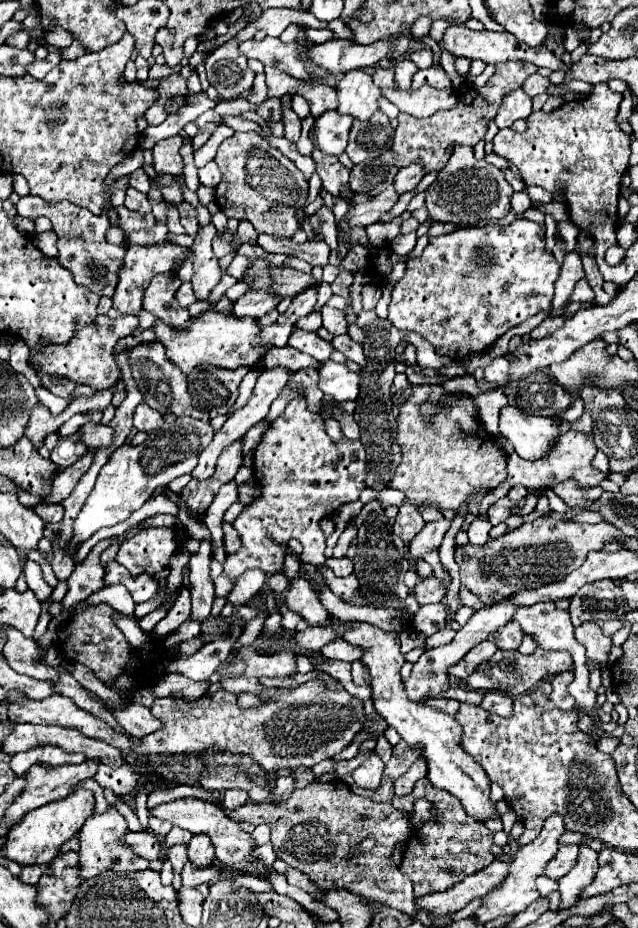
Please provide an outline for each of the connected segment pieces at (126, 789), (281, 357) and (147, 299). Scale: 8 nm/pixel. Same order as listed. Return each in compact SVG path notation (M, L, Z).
M126 763L118 769L112 769L108 765L98 765L98 771L94 775L96 783L100 783L100 787L104 789L112 789L116 795L128 795L132 793L132 789L136 789L136 773L132 767L128 767Z
M274 347L266 353L264 357L264 367L274 367L274 365L286 365L286 367L292 367L294 371L298 369L320 369L320 361L312 359L310 355L304 355L292 347Z
M156 275L144 291L144 309L154 313L168 325L182 329L190 321L188 309L182 309L176 301L176 291L182 285L178 275Z

